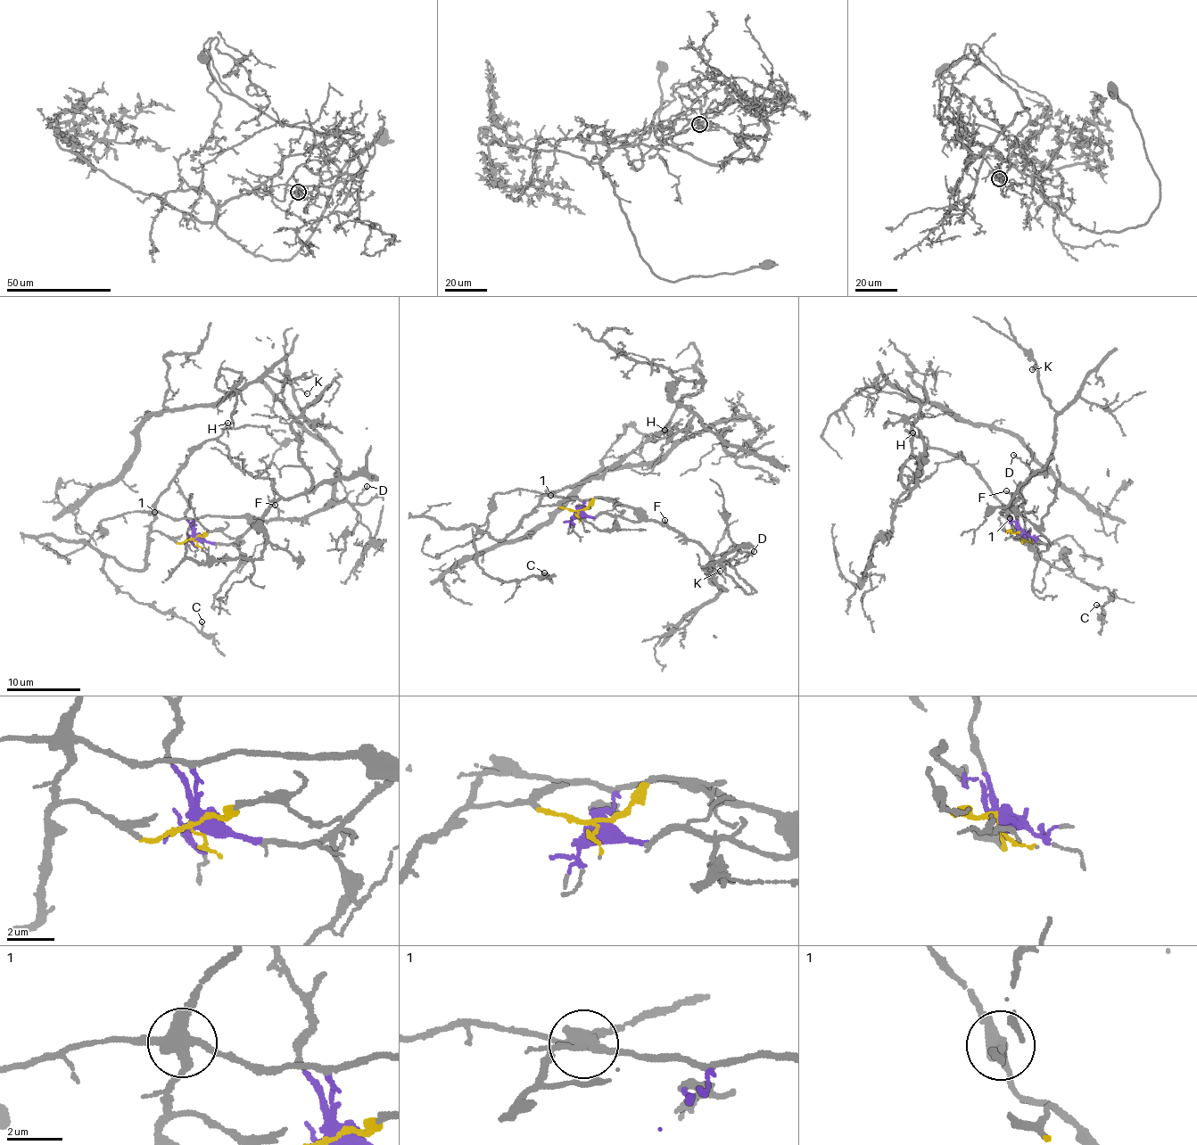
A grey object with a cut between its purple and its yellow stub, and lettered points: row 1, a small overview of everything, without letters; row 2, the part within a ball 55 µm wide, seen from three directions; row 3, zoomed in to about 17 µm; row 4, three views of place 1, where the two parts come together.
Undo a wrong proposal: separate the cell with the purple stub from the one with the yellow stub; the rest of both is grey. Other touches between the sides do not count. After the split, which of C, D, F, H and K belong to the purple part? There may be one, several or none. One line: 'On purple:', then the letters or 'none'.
On purple: D, F, K

